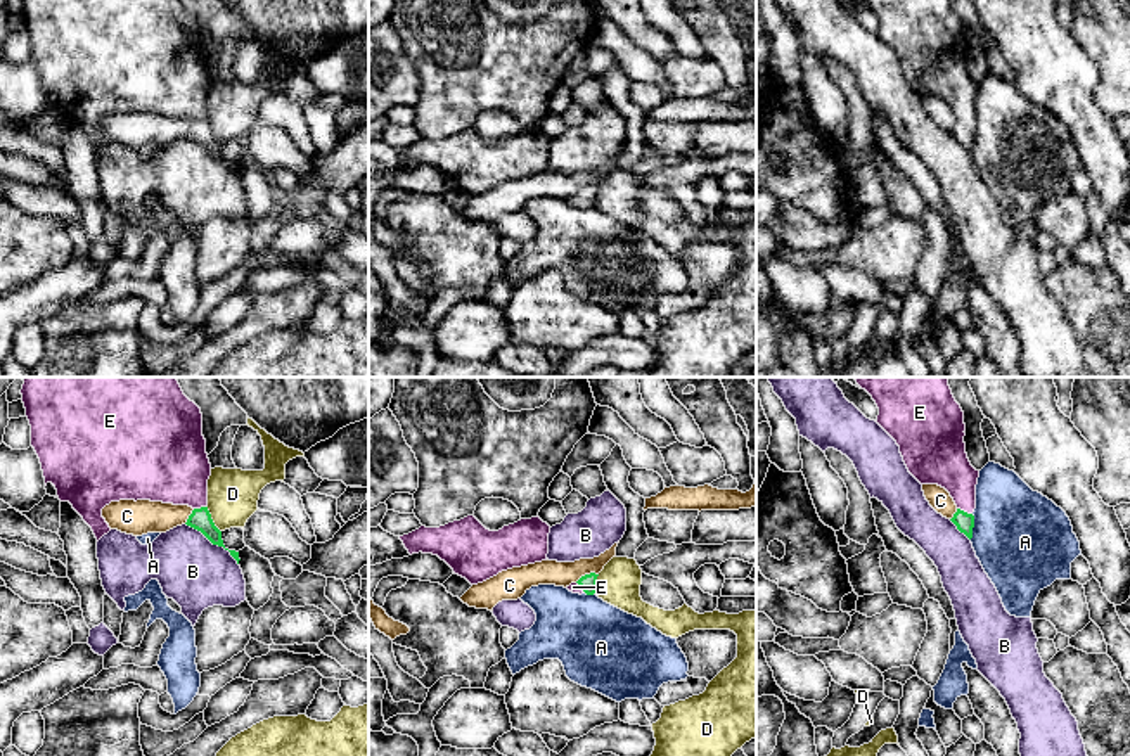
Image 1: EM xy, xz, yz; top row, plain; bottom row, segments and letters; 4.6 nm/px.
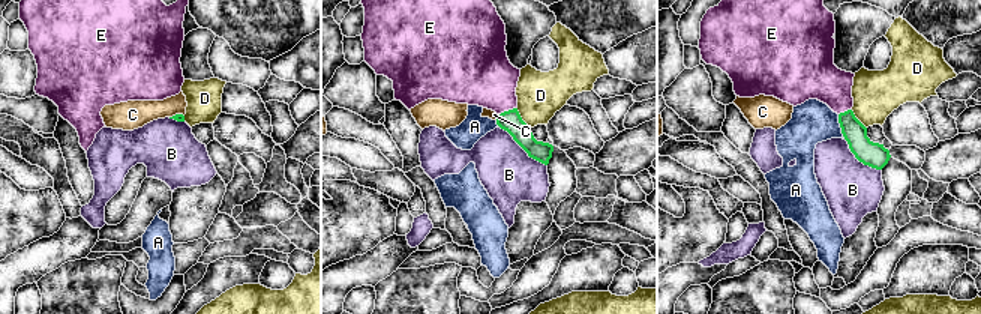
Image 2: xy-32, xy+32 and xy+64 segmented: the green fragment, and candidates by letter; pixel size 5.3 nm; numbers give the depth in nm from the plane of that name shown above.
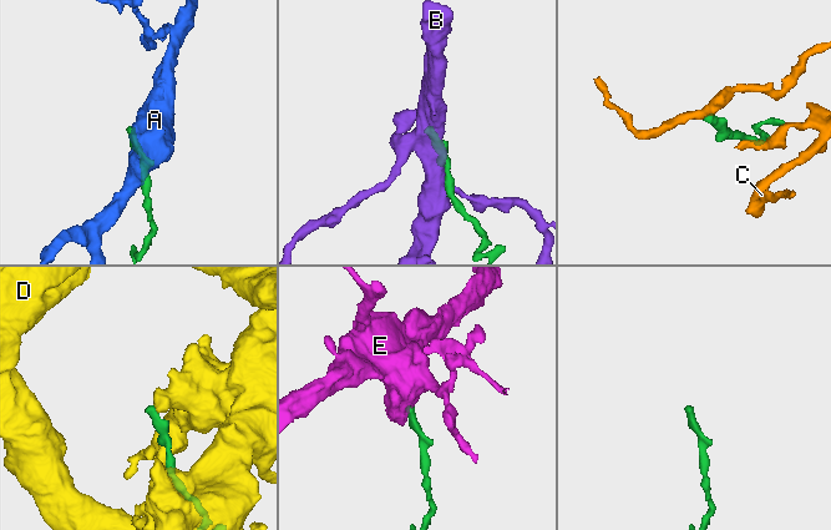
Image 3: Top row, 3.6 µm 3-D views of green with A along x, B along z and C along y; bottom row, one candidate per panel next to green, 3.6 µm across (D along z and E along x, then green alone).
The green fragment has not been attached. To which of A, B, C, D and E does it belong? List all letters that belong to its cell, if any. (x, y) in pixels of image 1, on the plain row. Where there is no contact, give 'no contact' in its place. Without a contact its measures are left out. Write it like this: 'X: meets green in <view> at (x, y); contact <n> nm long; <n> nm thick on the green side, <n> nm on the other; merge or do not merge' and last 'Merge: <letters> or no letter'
A: meets green in yz at (973, 139); contact 120 nm long; 90 nm thick on the green side, 460 nm on the other; do not merge
B: meets green in xy at (213, 156); contact 320 nm long; 100 nm thick on the green side, 320 nm on the other; do not merge
C: meets green in xz at (585, 187); contact 120 nm long; 80 nm thick on the green side, 110 nm on the other; do not merge
D: meets green in xy at (211, 132); contact 140 nm long; 100 nm thick on the green side, 240 nm on the other; do not merge
E: meets green in yz at (963, 123); contact 80 nm long; 90 nm thick on the green side, 220 nm on the other; merge
Merge: E

